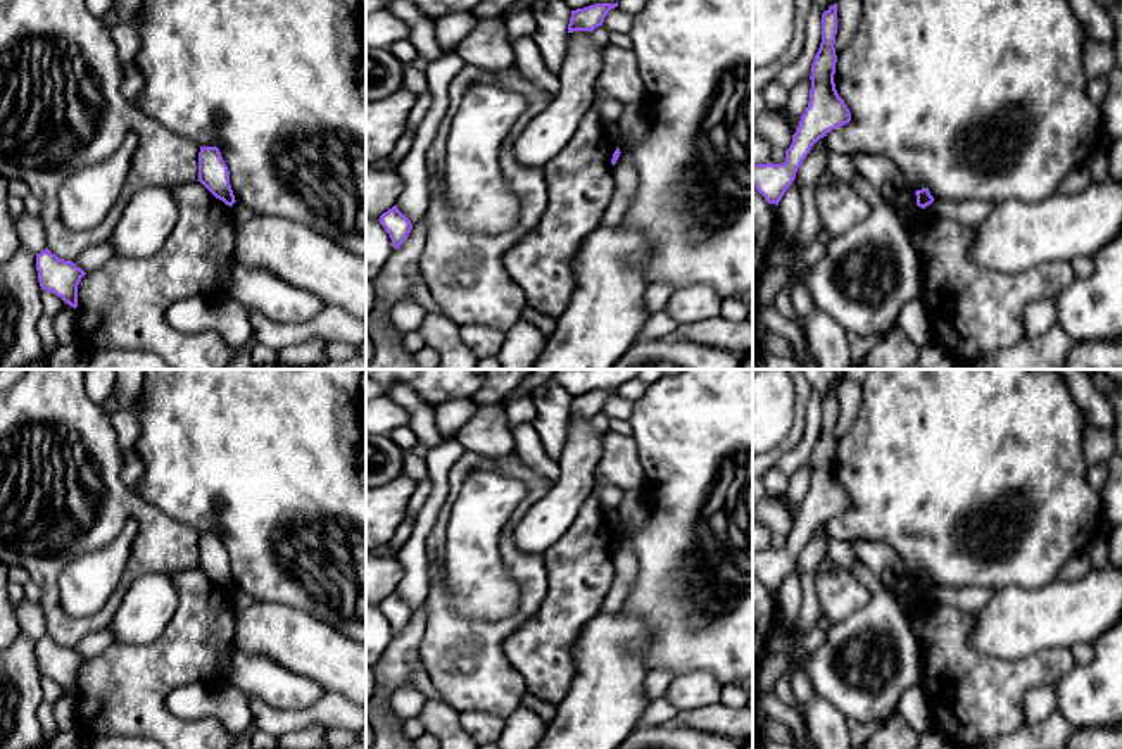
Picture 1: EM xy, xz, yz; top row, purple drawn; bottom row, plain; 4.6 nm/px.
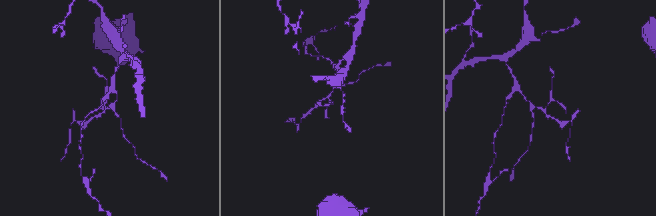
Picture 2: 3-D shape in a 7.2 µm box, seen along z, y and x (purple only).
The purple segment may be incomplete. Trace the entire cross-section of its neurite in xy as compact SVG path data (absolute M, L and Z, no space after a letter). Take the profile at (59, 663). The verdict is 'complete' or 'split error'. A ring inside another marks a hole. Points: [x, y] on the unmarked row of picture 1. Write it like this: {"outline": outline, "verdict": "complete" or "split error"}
{"outline": "M45 635L36 640L36 658L41 677L55 680L74 696L78 694L78 671L86 661L81 654Z", "verdict": "complete"}

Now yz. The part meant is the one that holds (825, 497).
{"outline": "M837 390L822 400L822 430L811 450L810 488L792 521L792 530L785 537L785 549L753 551L753 571L768 590L778 592L811 533L837 513L851 507L851 499L839 483L834 469L837 449L834 435L835 421Z", "verdict": "complete"}

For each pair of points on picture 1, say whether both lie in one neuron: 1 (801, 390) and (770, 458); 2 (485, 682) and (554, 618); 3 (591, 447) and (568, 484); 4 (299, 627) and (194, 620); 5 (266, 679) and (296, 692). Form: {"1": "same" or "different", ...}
{"1": "same", "2": "different", "3": "same", "4": "different", "5": "same"}

